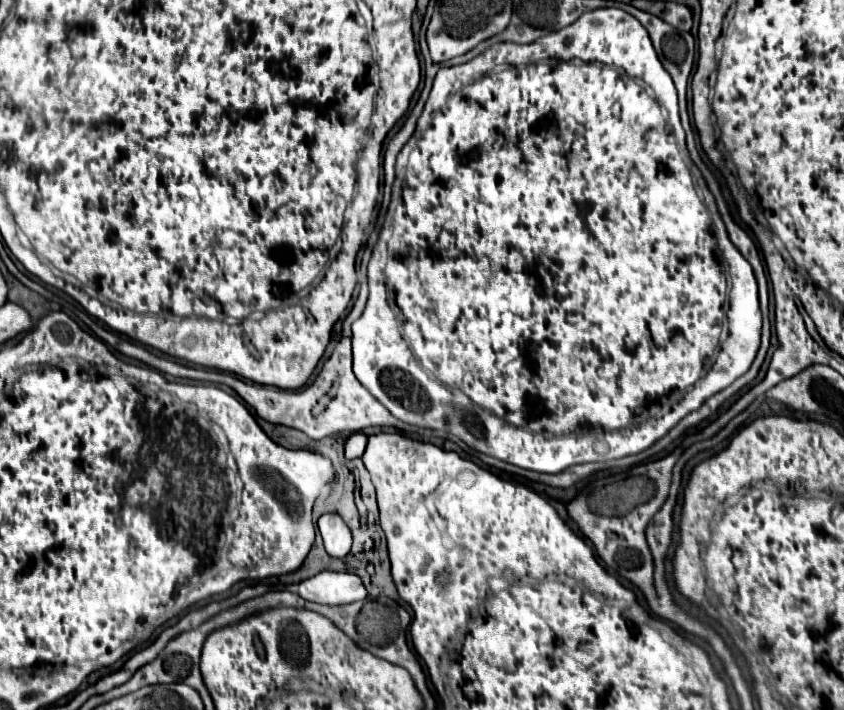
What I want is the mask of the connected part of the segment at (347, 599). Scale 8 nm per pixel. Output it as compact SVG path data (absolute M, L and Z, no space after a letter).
M321 572L299 584L289 584L289 592L319 604L351 604L367 598L359 576L349 572Z

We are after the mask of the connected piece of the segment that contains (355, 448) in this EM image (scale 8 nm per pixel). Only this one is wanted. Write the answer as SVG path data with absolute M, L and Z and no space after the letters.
M357 432L357 434L351 434L347 440L345 440L345 458L347 460L353 460L353 458L361 458L363 452L365 452L365 446L367 446L367 436Z

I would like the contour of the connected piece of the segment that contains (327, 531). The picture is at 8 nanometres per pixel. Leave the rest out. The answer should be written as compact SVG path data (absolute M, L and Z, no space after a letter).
M323 514L319 518L319 532L325 542L325 550L333 558L345 558L351 550L351 532L339 514Z

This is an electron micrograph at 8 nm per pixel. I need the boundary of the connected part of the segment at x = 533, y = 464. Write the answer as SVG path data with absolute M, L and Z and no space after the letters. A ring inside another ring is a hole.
M599 8L599 10L593 10L593 12L585 12L585 14L583 14L583 16L581 16L581 18L579 18L579 20L577 20L577 22L573 22L573 24L571 24L571 26L567 26L567 28L563 28L563 30L559 30L559 32L551 32L551 34L547 34L547 36L543 36L543 38L539 38L539 40L537 40L537 42L533 42L533 44L495 44L495 46L491 46L491 48L489 48L489 50L487 50L487 52L483 52L483 54L481 54L481 56L477 56L477 58L473 58L473 60L471 60L471 62L467 62L467 64L461 64L461 66L449 66L449 68L441 68L441 70L439 70L439 72L437 72L437 76L435 76L435 82L433 82L433 90L431 90L431 94L429 94L429 100L427 100L427 104L425 104L425 108L423 108L423 114L421 114L421 116L419 116L419 119L418 119L418 120L417 120L417 125L416 125L416 129L415 129L415 131L414 131L414 133L413 133L413 135L412 135L412 136L411 136L411 138L410 138L410 139L409 139L409 140L408 140L408 143L406 143L406 144L405 144L405 145L404 145L404 146L403 146L403 148L402 148L402 149L401 149L401 151L400 151L400 152L399 152L399 156L397 156L397 159L396 159L396 164L395 164L395 172L396 172L396 177L395 177L395 182L394 182L394 183L393 183L393 185L392 185L392 194L391 194L391 202L390 202L390 205L389 205L389 207L388 207L388 210L387 210L387 213L386 213L386 216L385 216L385 221L384 221L384 224L383 224L383 227L382 227L382 230L381 230L381 232L380 232L380 235L379 235L379 238L378 238L378 241L377 241L377 243L376 243L376 245L375 245L375 246L374 246L374 249L373 249L373 251L372 251L372 255L371 255L371 259L370 259L370 261L369 261L369 300L367 300L367 306L365 306L365 312L363 312L363 314L361 314L361 318L357 318L357 320L355 320L355 322L353 322L353 374L355 374L355 376L357 376L357 380L359 380L359 382L361 382L361 384L363 384L363 386L365 386L365 388L367 388L367 390L369 390L369 392L371 392L371 394L373 394L373 396L375 396L375 398L377 398L377 400L379 400L379 402L381 402L381 404L383 404L383 406L385 406L385 408L387 408L387 410L389 410L389 412L391 412L391 414L393 414L393 416L395 416L395 418L399 418L399 420L403 420L403 422L407 422L407 424L413 424L413 426L419 426L419 428L431 428L431 430L445 430L445 432L449 432L449 434L455 434L455 436L457 436L457 438L459 438L459 440L463 440L463 442L465 442L465 444L467 444L467 446L471 446L471 448L473 448L473 450L477 450L477 452L483 452L483 454L487 454L487 456L493 456L493 458L499 458L499 460L503 460L503 462L509 462L509 464L513 464L513 466L519 466L519 468L527 468L527 470L535 470L535 472L547 472L547 474L557 474L557 472L561 472L561 470L565 470L565 468L569 468L569 466L573 466L573 464L583 464L583 462L605 462L605 460L615 460L615 458L623 458L623 456L629 456L629 454L637 454L637 452L643 452L643 450L645 450L645 448L649 448L649 446L651 446L651 444L653 444L653 442L657 442L657 440L659 440L659 438L661 438L661 436L665 436L665 434L667 434L667 432L669 432L669 430L671 430L671 428L673 428L673 426L675 426L675 424L677 424L677 422L679 422L679 420L681 420L681 418L683 418L683 416L687 416L687 414L689 414L689 412L693 412L693 410L697 410L697 408L699 408L699 406L701 406L701 404L703 404L703 402L705 402L705 400L707 400L707 398L709 398L709 396L713 396L713 394L717 394L717 392L719 392L719 390L723 390L723 388L727 388L727 386L729 386L729 384L731 384L731 382L733 382L733 380L735 380L735 378L737 378L737 376L741 376L741 374L745 374L745 372L747 372L747 370L749 370L749 366L751 366L751 362L753 362L753 360L755 360L755 354L757 354L757 350L759 350L759 340L761 340L761 328L762 328L762 314L761 314L761 310L759 310L759 298L757 298L757 280L755 280L755 276L753 276L753 268L751 268L751 264L749 264L749 262L747 262L747 260L745 260L745 258L743 258L743 256L741 256L741 254L739 254L739 250L737 250L737 248L735 248L735 246L733 246L733 244L731 244L731 242L729 242L729 238L727 238L727 232L725 232L725 224L724 224L724 222L723 222L723 220L722 220L722 219L721 219L721 216L720 216L720 214L717 214L717 206L716 206L716 203L715 203L715 200L714 200L714 197L713 197L713 195L712 195L712 193L711 193L711 192L710 192L710 191L709 191L709 189L708 189L708 187L707 187L707 184L706 184L706 182L705 182L705 180L704 180L704 178L703 178L703 176L702 176L702 174L701 174L701 172L700 172L700 171L699 171L699 169L698 169L698 168L697 168L697 167L696 167L696 165L695 165L695 164L694 164L694 163L693 163L693 162L692 162L692 160L691 160L691 158L690 158L690 155L689 155L689 153L688 153L688 150L687 150L687 147L686 147L686 135L685 135L685 131L684 131L684 129L683 129L683 127L682 127L682 124L681 124L681 120L680 120L680 115L679 115L679 105L678 105L678 95L677 95L677 91L676 91L676 88L673 88L673 80L671 80L671 76L669 76L669 74L667 74L667 70L665 70L665 68L663 68L663 66L661 66L661 62L659 62L659 58L657 58L657 54L655 54L655 48L653 48L653 44L651 44L651 40L649 40L649 34L647 34L647 30L645 30L645 28L643 28L643 26L641 26L641 24L639 24L639 22L637 22L637 20L635 20L635 18L633 18L633 16L631 16L631 14L627 14L627 12L623 12L623 10L619 10L619 8ZM728 301L729 301L729 302L731 302L731 307L730 307L730 308L729 308L729 310L727 310L727 315L726 315L726 312L725 312L725 310L724 310L724 305L725 305L725 304L726 304L726 303L727 303L727 302L728 302ZM523 400L537 400L537 404L535 404L535 408L533 408L533 406L530 406L530 405L527 405L527 409L537 409L537 410L535 410L535 411L533 411L533 412L531 412L531 411L530 411L530 412L524 412L524 413L522 413L522 414L521 414L521 402L523 402Z

